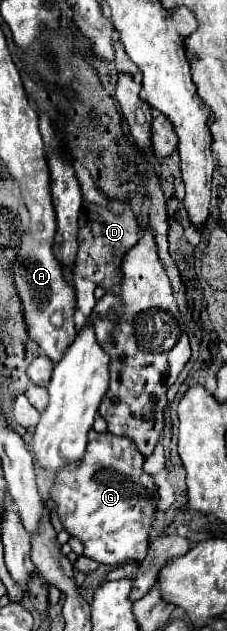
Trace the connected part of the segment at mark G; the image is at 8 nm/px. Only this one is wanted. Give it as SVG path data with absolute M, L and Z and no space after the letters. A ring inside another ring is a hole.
M92 429L82 459L70 463L70 467L62 471L62 477L54 479L50 489L54 509L64 529L82 541L86 557L104 565L142 561L146 557L158 487L154 477L142 469L144 461L146 457L138 453L132 439Z

